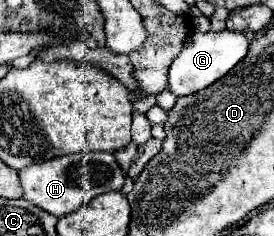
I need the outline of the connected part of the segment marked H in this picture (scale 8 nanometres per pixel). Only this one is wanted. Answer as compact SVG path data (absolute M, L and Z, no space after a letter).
M108 151L62 155L50 161L30 165L28 169L20 171L24 199L32 201L40 209L56 217L64 217L78 211L84 203L88 203L96 195L102 195L108 191L120 191L124 185L124 179L126 179L126 173L120 169L114 155Z

